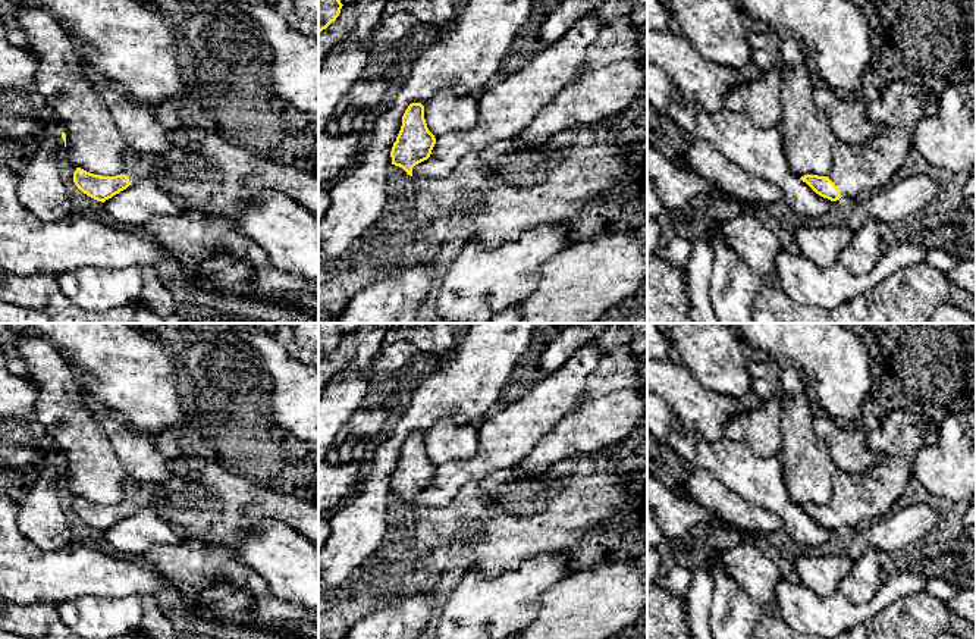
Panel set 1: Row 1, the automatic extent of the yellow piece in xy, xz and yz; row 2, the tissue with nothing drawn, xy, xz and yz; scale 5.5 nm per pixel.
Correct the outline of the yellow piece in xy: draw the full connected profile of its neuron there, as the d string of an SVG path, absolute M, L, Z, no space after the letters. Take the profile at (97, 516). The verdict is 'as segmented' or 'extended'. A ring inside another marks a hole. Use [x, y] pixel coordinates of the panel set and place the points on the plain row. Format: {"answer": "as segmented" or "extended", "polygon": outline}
{"answer": "extended", "polygon": "M183 454L169 460L169 470L170 476L157 483L128 477L123 482L123 498L116 505L94 504L76 497L73 511L88 526L104 532L129 514L151 508L183 541L197 539L201 544L229 546L236 546L261 521L274 520L302 533L318 548L318 507L308 501L255 485L203 457Z"}

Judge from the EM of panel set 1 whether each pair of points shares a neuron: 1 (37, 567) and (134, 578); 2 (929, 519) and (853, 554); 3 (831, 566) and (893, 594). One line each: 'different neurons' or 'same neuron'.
1: same neuron
2: same neuron
3: different neurons

